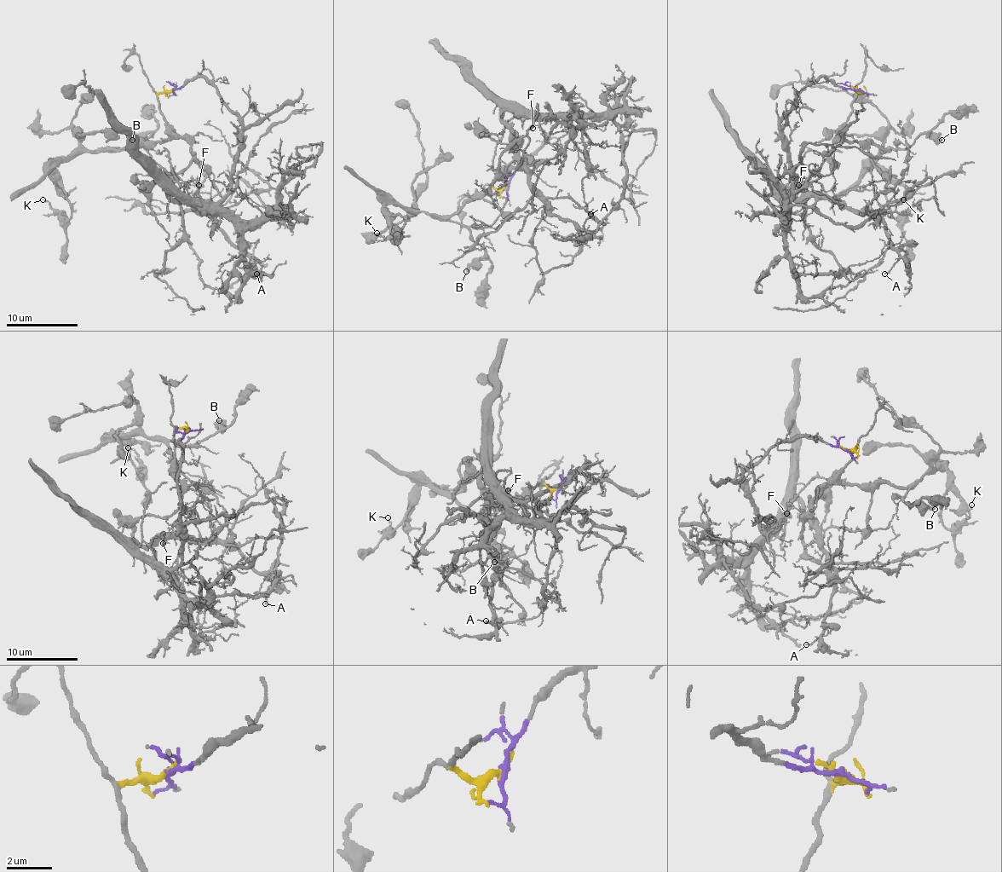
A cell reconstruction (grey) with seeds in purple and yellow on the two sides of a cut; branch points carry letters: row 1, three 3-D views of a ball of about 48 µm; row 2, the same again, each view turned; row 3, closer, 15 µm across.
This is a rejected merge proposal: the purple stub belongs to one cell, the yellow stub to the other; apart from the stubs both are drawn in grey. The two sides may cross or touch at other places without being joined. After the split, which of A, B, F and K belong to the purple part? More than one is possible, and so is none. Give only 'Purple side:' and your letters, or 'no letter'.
Purple side: A, F

